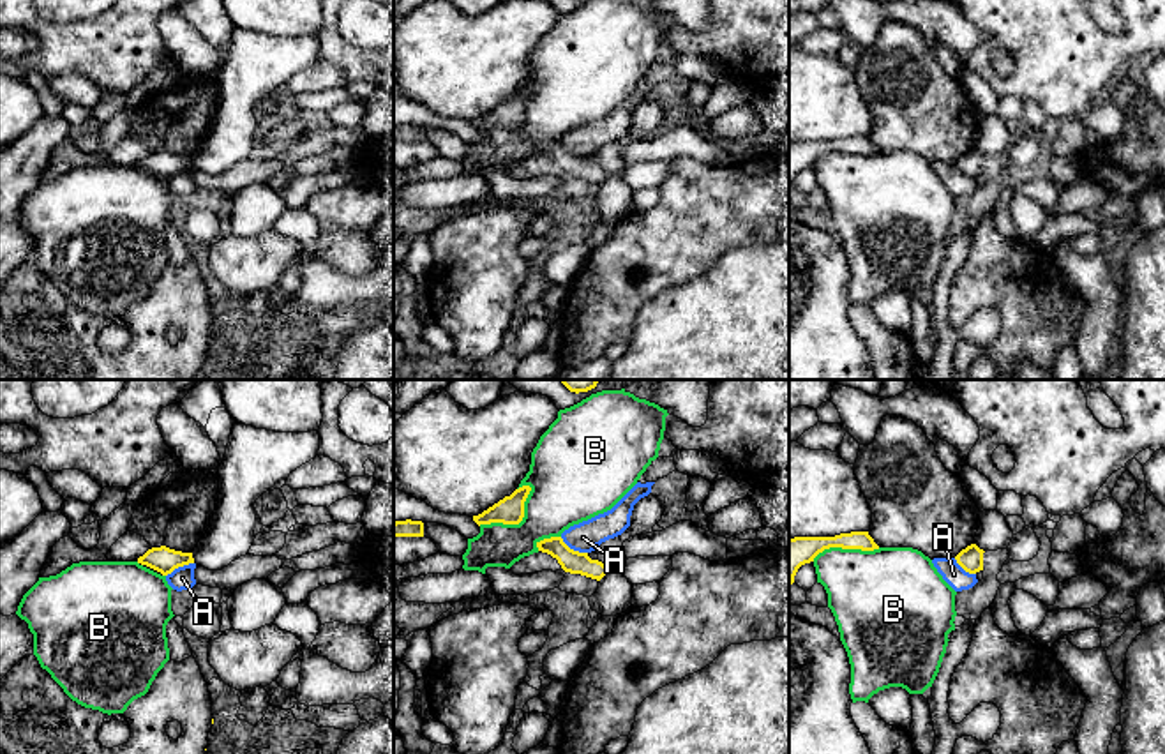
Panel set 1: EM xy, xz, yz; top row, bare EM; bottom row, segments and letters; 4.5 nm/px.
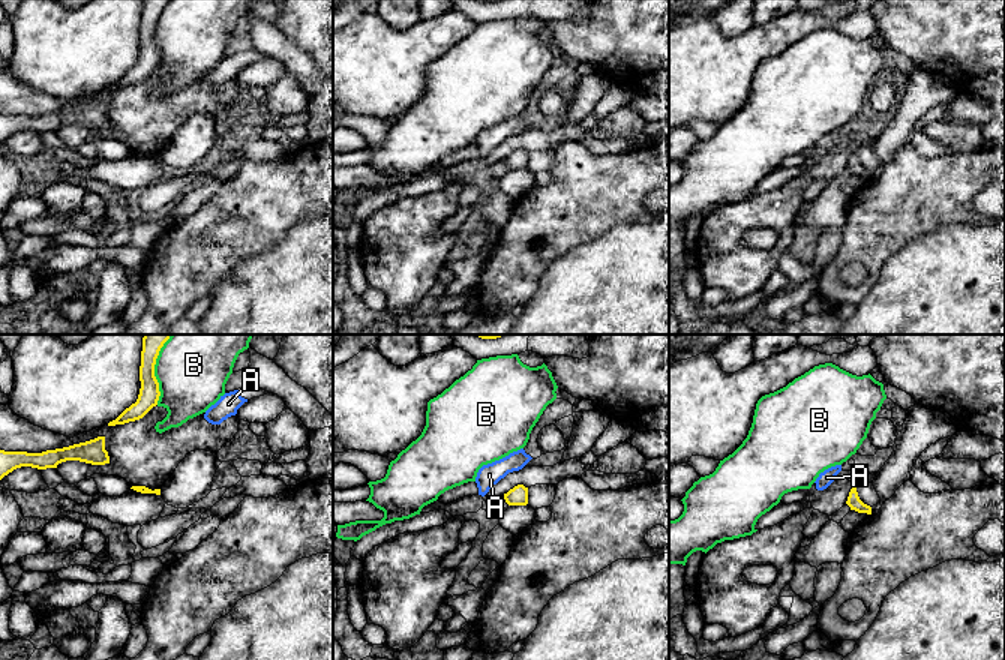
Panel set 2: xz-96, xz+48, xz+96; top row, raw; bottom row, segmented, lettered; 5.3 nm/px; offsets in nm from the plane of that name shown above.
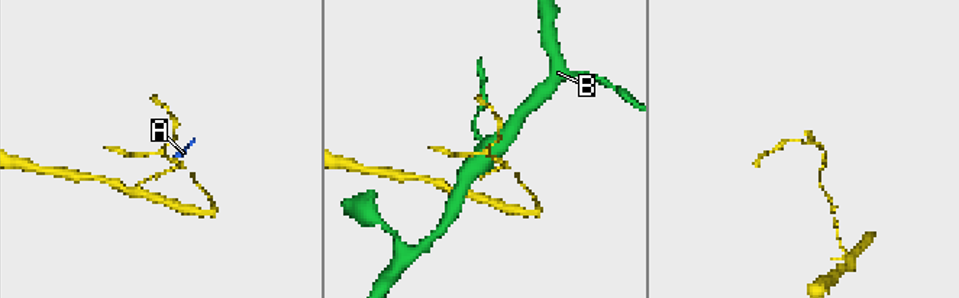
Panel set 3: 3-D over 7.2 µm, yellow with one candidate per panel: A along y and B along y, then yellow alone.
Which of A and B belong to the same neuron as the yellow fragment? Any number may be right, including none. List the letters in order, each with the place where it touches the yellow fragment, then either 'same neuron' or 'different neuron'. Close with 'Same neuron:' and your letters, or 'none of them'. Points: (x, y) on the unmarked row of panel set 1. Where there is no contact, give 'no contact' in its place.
A: contact xz (572, 154); different neuron
B: contact xz (516, 128); different neuron
Same neuron: none of them

